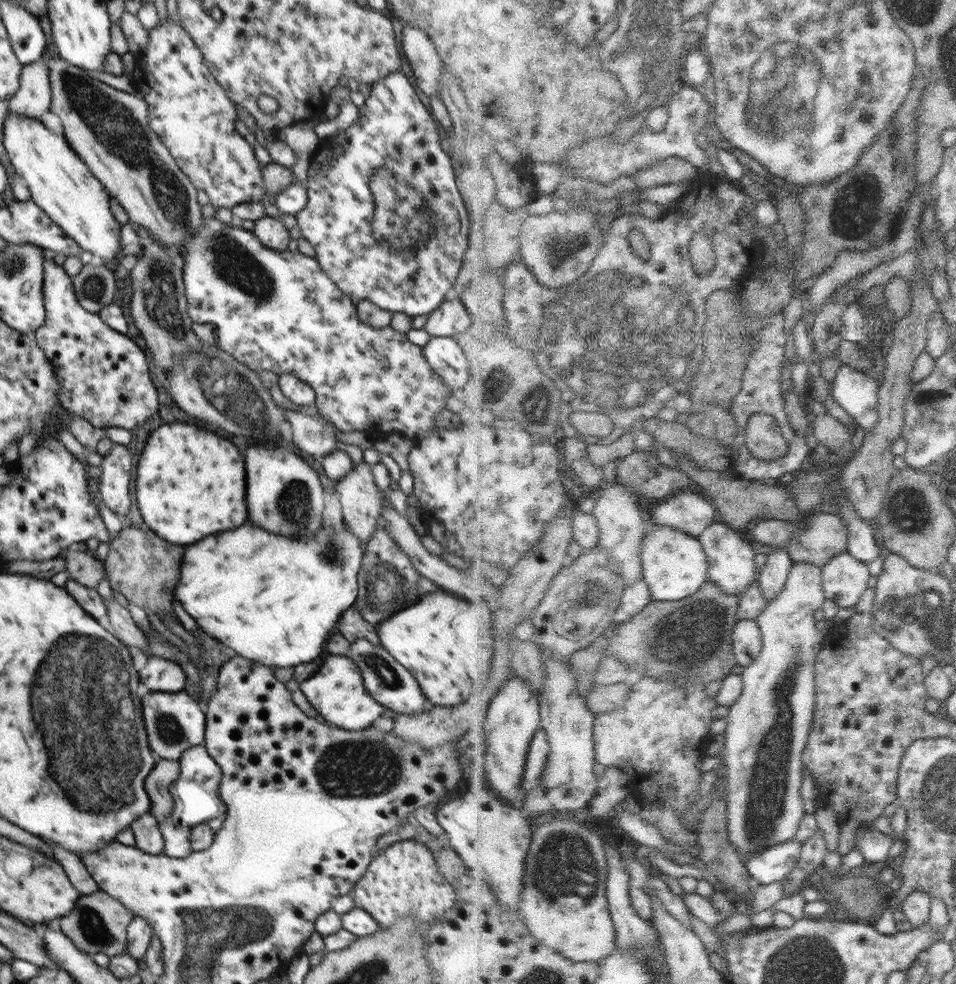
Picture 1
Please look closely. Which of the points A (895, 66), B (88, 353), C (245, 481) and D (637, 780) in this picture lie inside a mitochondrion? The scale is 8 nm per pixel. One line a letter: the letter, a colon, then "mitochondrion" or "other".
A: other
B: other
C: other
D: other

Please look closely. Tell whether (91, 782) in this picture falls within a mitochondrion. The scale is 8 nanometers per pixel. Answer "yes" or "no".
yes

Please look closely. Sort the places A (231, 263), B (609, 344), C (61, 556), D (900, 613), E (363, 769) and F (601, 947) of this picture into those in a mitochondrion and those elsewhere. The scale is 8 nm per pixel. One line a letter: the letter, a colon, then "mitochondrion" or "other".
A: mitochondrion
B: mitochondrion
C: other
D: mitochondrion
E: mitochondrion
F: other

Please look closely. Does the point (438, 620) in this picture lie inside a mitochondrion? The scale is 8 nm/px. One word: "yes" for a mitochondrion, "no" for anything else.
no

